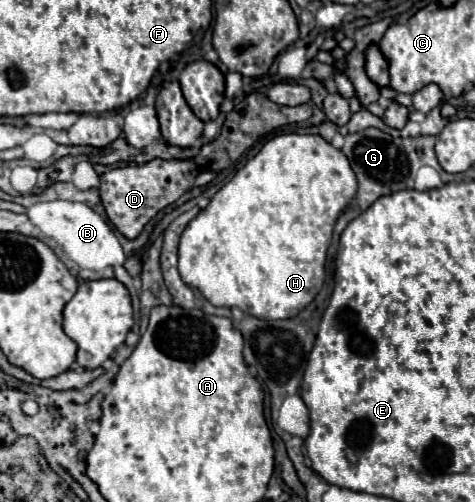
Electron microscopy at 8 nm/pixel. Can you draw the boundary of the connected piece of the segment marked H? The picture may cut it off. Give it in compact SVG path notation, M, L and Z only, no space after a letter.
M283 133L283 135L275 135L271 137L261 151L249 159L237 173L235 177L225 183L211 199L211 203L199 211L199 215L195 219L191 219L181 235L179 241L179 273L183 277L183 281L201 291L203 297L213 303L215 307L239 307L241 311L257 317L257 319L289 319L295 317L299 311L303 311L313 299L315 295L321 291L323 287L323 279L325 279L325 257L327 257L327 249L331 243L331 233L333 233L333 225L337 221L337 217L341 215L341 211L347 207L347 203L353 199L357 191L357 179L355 173L347 161L347 157L335 149L329 141L325 141L321 135L299 135L299 133Z

